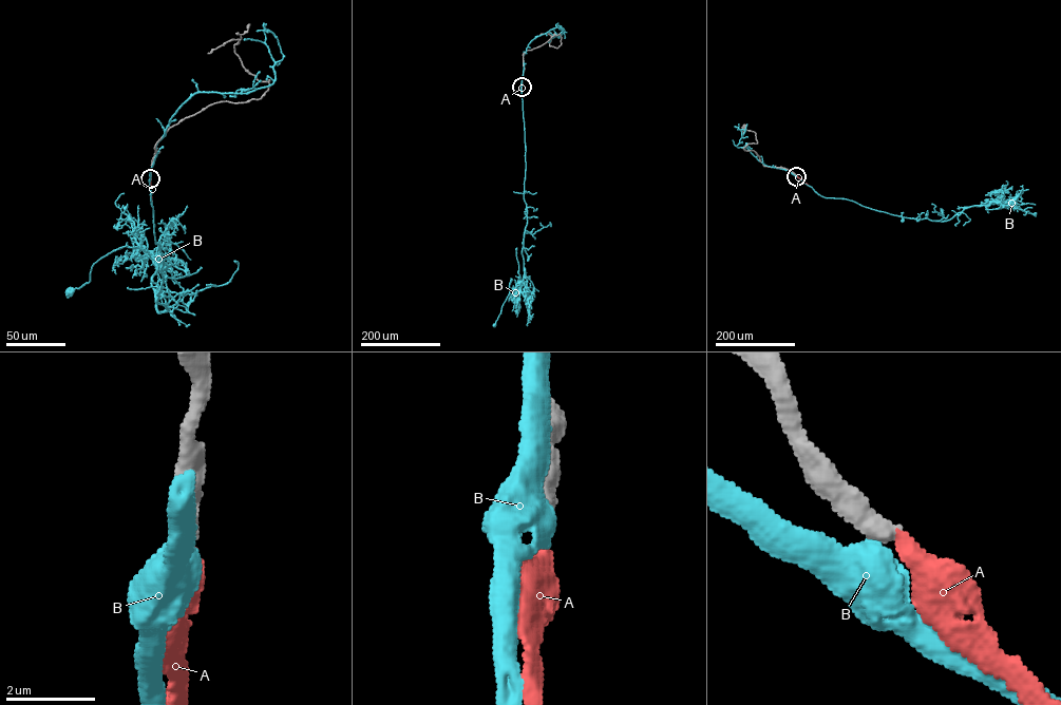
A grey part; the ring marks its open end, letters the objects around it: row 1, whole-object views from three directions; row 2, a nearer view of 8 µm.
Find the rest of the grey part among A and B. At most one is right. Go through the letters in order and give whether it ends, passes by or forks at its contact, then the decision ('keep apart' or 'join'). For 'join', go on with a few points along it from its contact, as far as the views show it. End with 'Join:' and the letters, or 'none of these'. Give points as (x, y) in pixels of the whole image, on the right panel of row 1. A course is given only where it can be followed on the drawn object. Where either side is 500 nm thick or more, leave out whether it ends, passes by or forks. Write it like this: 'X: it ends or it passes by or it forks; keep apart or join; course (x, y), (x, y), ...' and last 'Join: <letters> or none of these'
A: it ends; join
B: keep apart
Join: A

